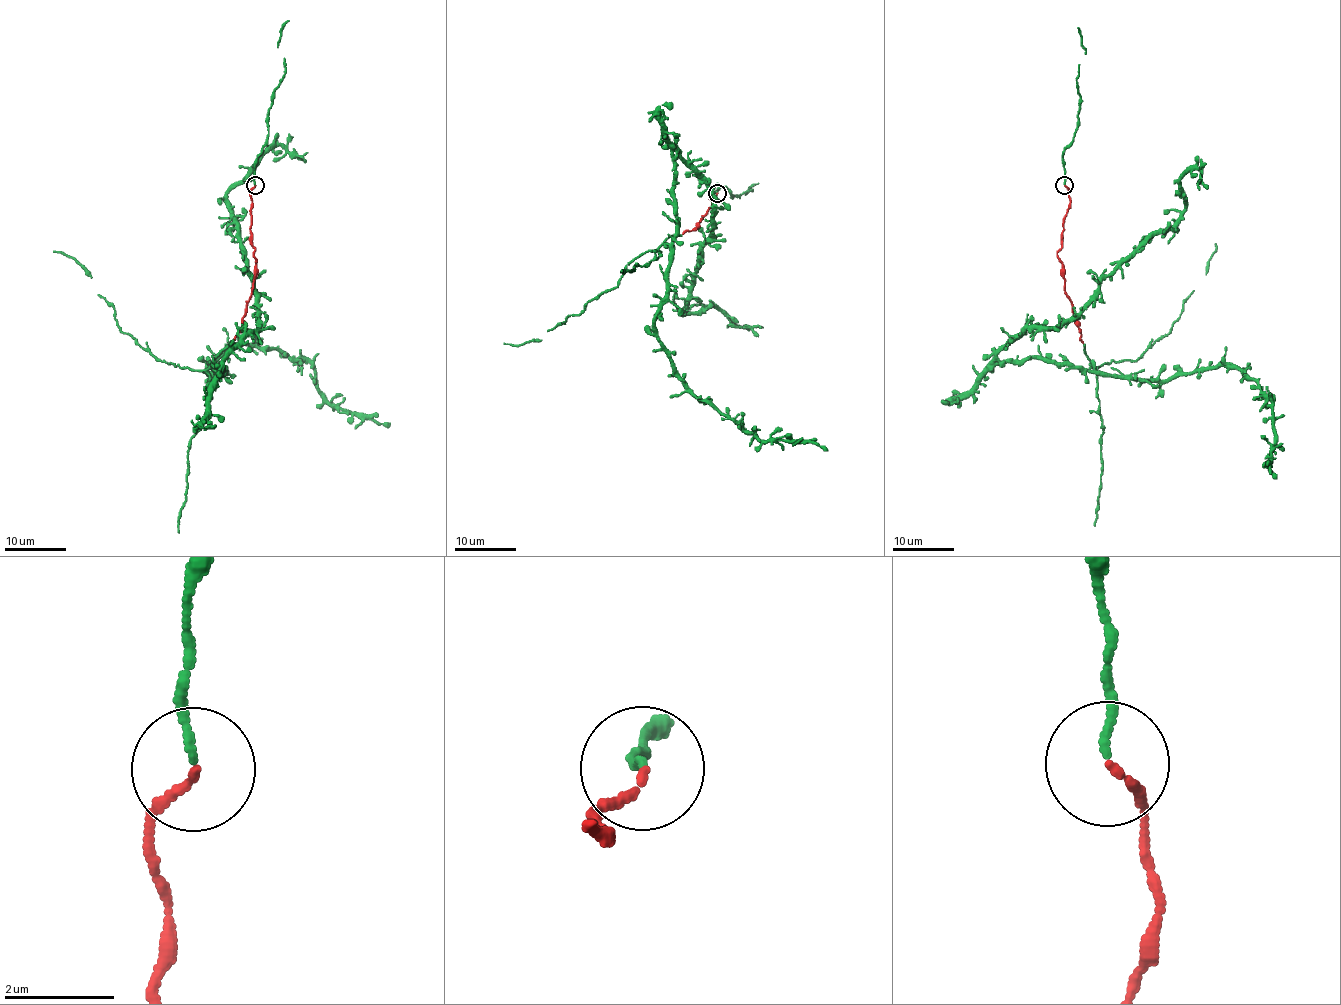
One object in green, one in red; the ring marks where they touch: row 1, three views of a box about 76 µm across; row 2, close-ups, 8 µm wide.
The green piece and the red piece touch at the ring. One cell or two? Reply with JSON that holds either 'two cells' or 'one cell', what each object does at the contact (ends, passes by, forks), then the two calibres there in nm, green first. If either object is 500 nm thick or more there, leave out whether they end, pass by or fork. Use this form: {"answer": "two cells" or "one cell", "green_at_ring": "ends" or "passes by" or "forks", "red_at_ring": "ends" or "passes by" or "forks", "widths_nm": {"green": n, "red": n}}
{"answer": "one cell", "green_at_ring": "ends", "red_at_ring": "ends", "widths_nm": {"green": 130, "red": 140}}

